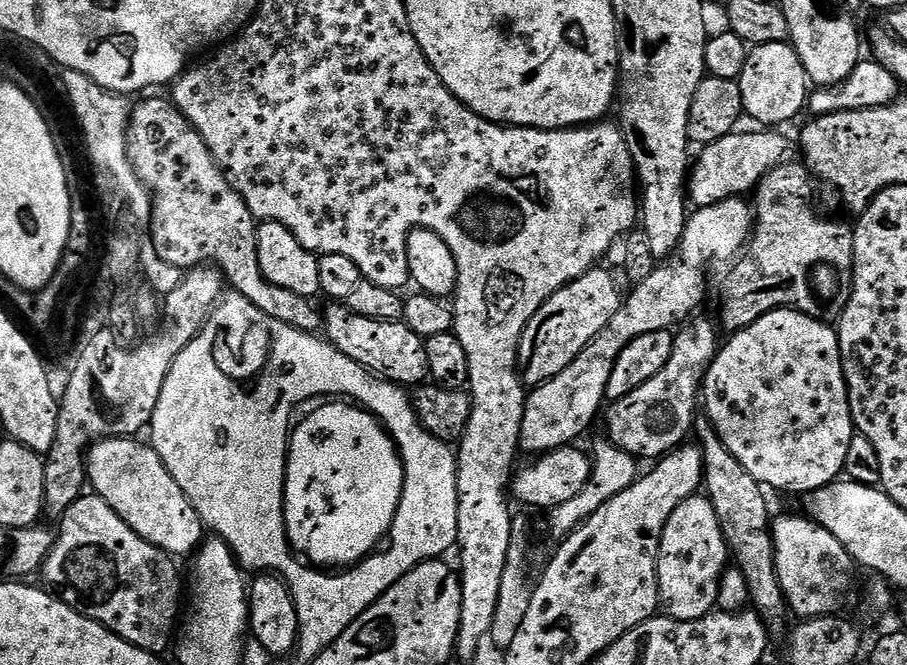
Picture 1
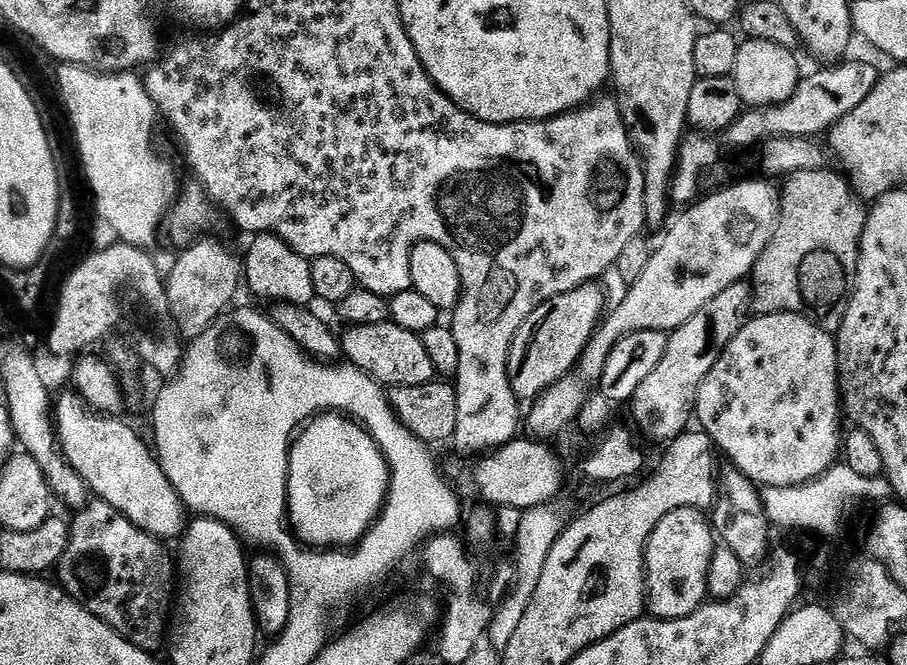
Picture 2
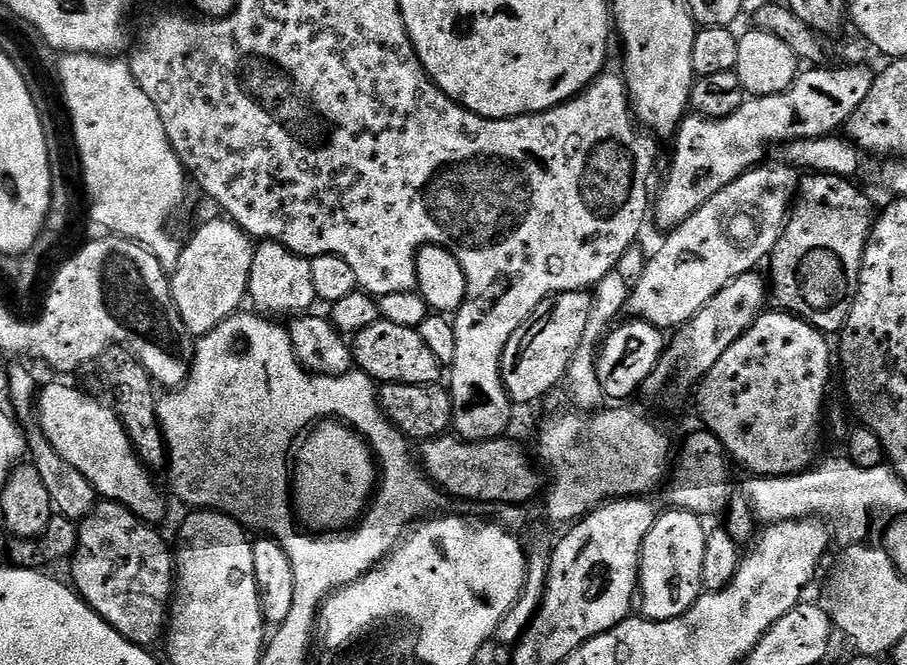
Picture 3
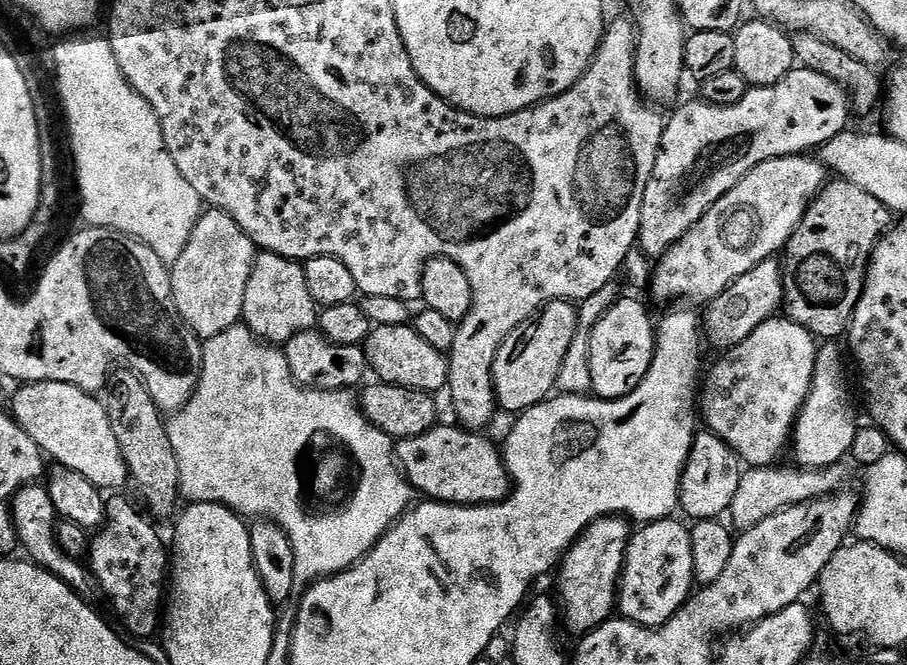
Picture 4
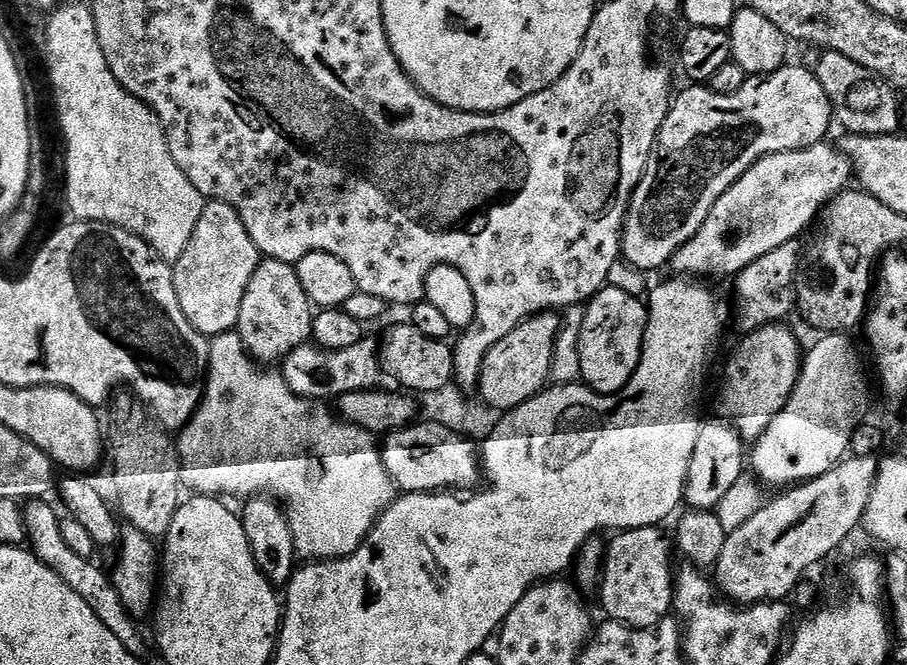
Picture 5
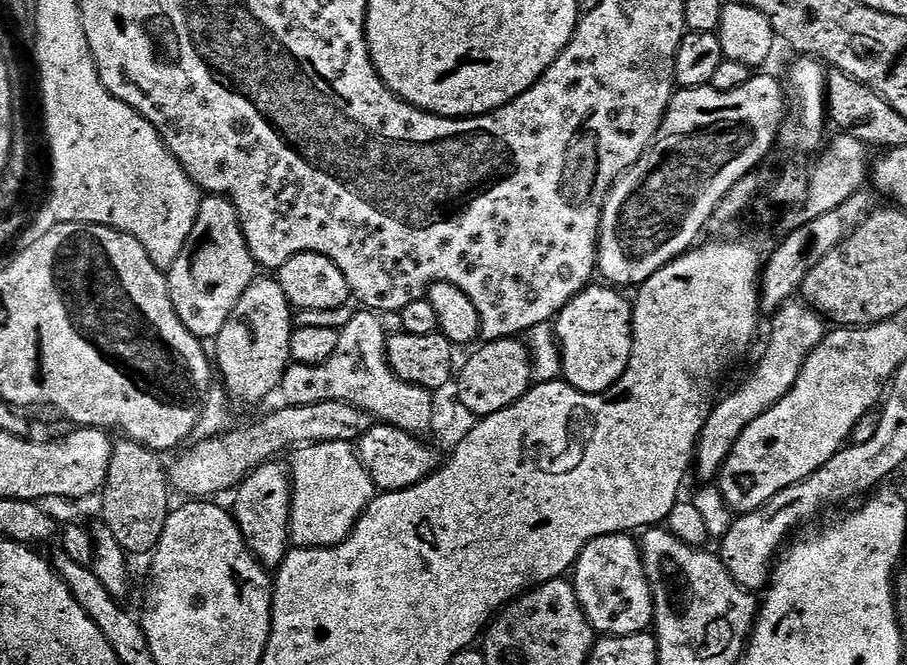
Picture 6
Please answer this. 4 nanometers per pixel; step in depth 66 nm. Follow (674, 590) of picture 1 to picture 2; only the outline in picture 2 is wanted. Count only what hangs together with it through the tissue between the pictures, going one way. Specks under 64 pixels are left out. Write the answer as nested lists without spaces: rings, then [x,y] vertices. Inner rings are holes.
[[[693,506],[679,508],[650,534],[646,553],[646,604],[657,620],[685,620],[709,599],[708,572],[718,547],[709,517]]]

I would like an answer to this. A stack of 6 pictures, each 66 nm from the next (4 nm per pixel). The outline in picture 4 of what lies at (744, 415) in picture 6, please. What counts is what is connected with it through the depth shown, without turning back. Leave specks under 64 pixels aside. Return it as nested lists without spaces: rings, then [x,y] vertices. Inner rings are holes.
[[[707,430],[697,431],[692,440],[692,453],[684,463],[684,473],[680,479],[680,504],[696,504],[695,519],[715,520],[723,517],[731,509],[734,494],[738,494],[742,461],[736,451],[722,438]]]

